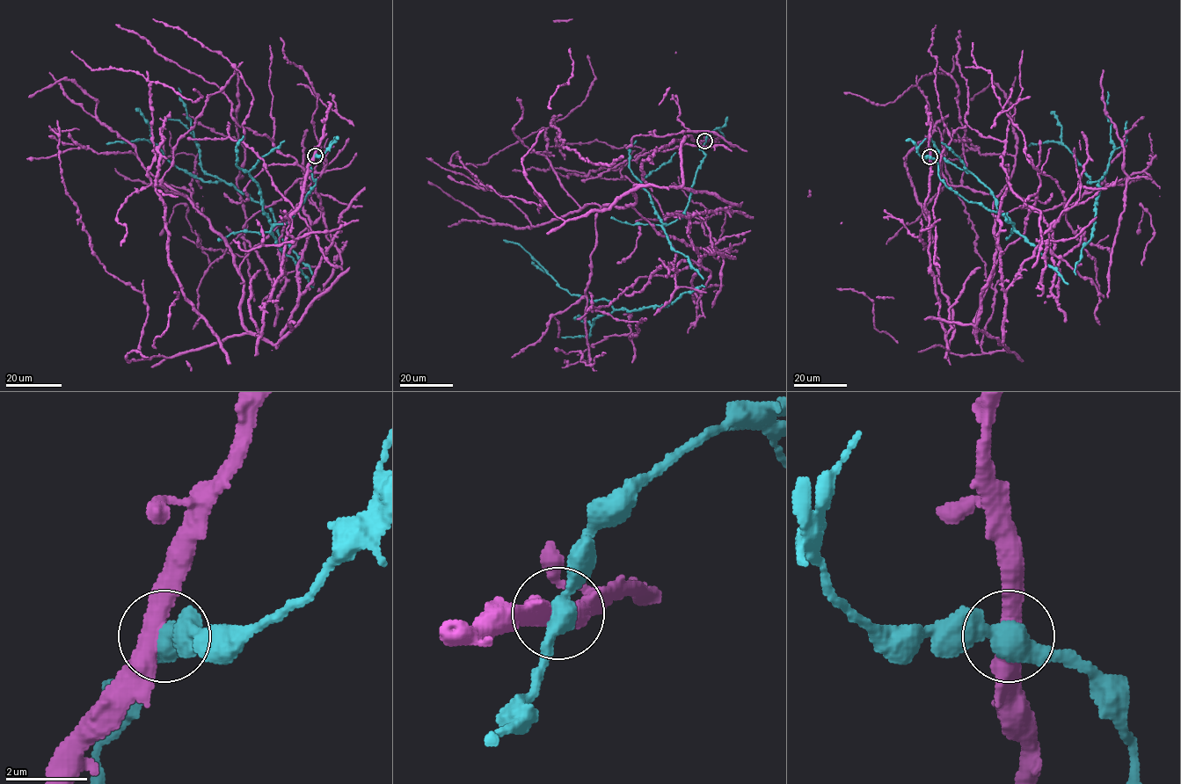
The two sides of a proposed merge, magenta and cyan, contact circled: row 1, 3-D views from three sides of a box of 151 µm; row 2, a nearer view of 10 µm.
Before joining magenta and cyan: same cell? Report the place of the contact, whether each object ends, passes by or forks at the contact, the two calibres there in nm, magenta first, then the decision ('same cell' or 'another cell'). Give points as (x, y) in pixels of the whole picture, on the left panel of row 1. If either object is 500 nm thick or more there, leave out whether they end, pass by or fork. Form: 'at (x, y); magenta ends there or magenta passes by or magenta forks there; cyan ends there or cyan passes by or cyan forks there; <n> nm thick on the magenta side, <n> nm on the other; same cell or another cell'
at (315, 156); magenta passes by; cyan passes by; 460 nm thick on the magenta side, 460 nm on the other; same cell

